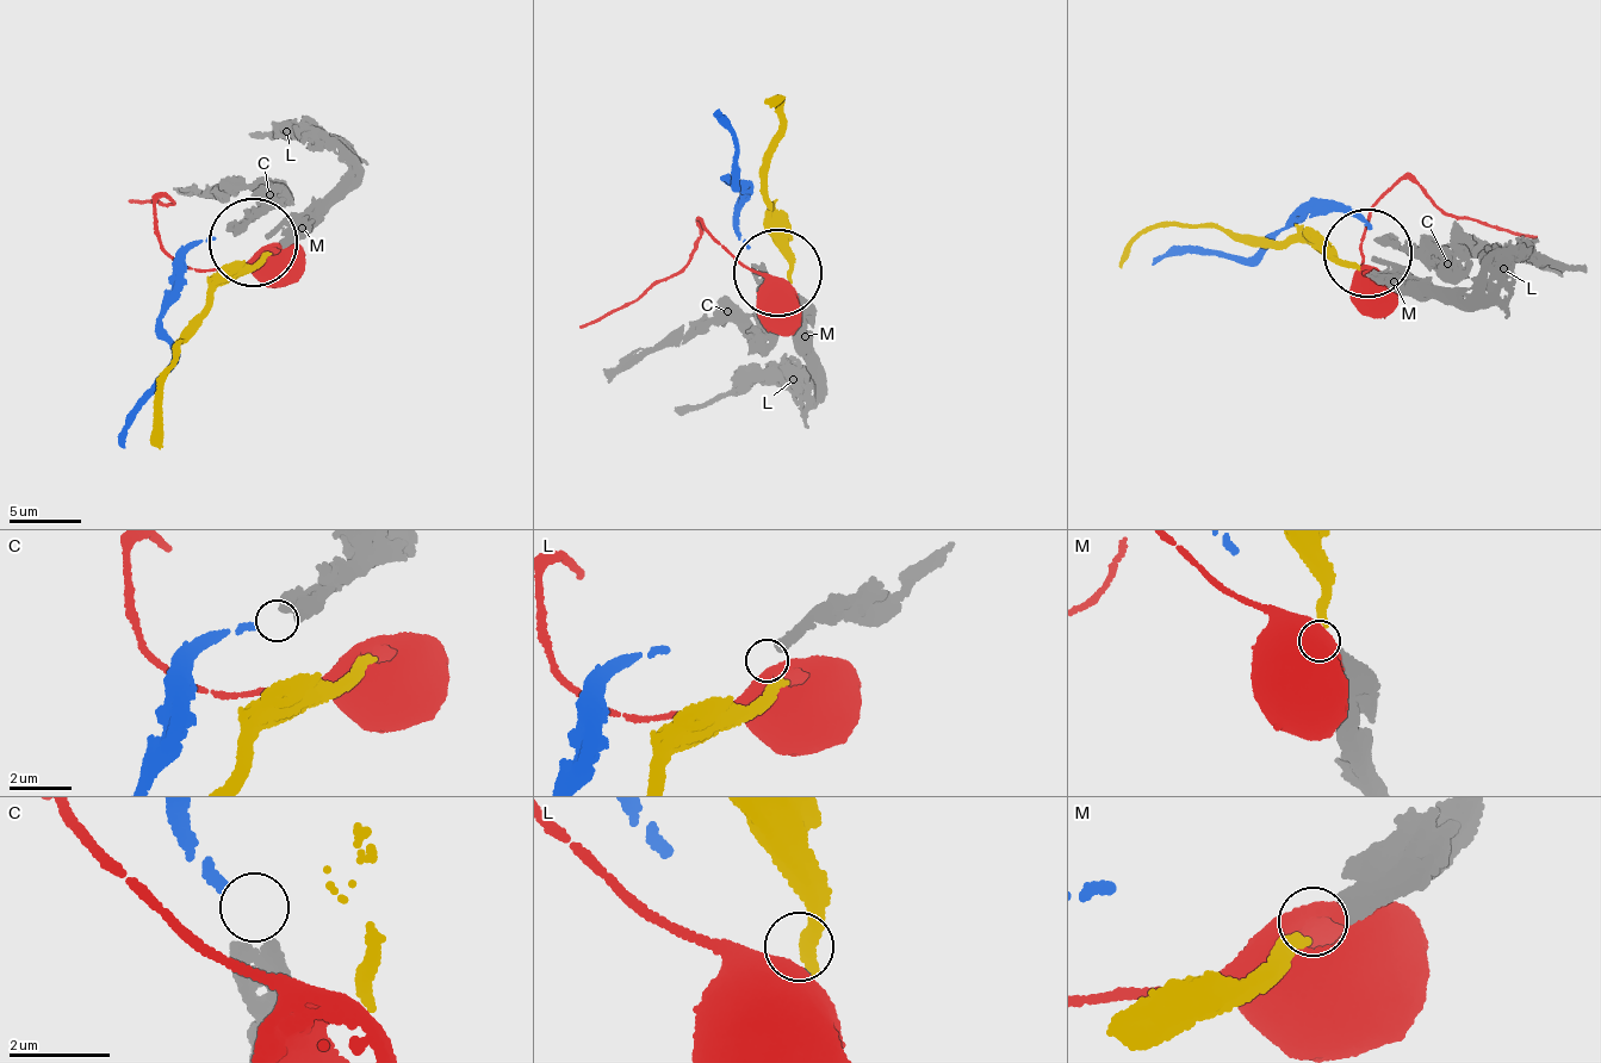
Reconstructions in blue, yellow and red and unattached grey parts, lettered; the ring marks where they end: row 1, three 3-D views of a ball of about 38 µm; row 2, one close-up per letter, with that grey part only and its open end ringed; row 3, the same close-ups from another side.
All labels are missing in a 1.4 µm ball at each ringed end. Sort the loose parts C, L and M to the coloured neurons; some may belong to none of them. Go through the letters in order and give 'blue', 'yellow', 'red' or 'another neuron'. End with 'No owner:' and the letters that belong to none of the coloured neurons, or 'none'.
C: blue
L: another neuron
M: yellow
No owner: L

